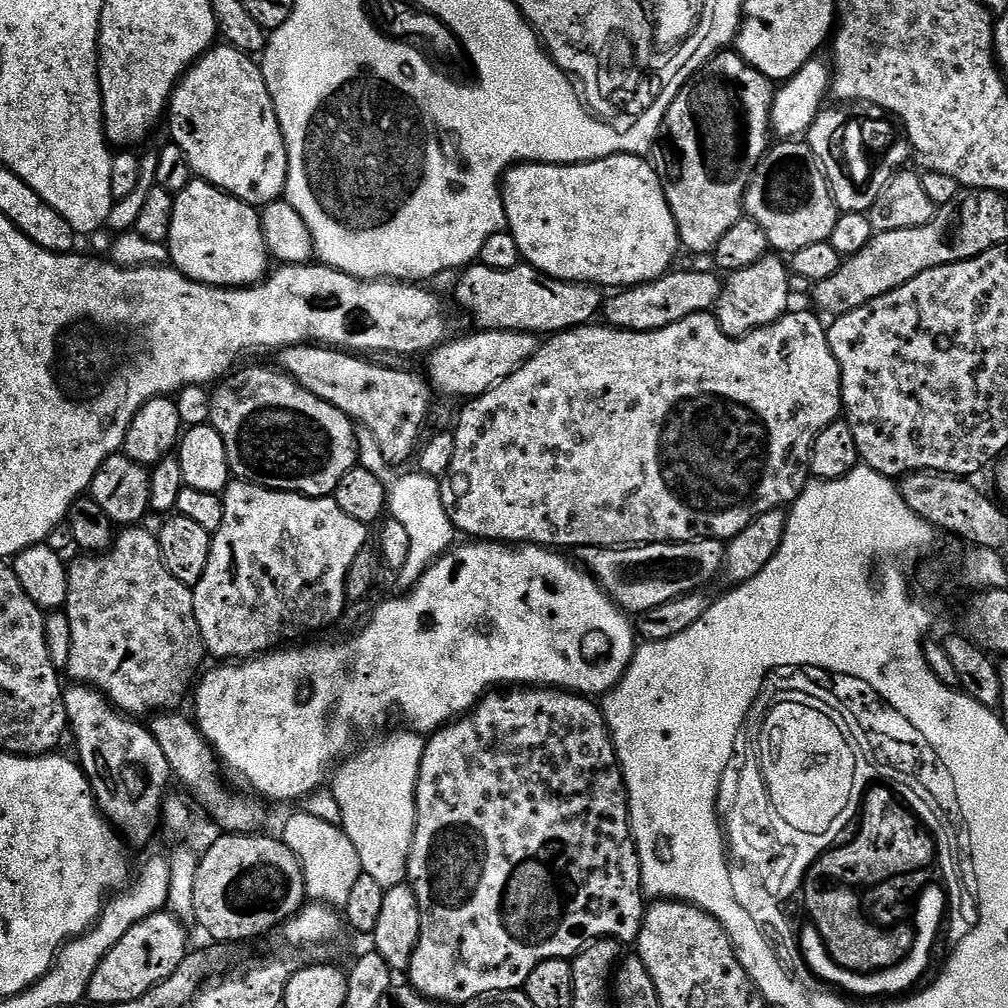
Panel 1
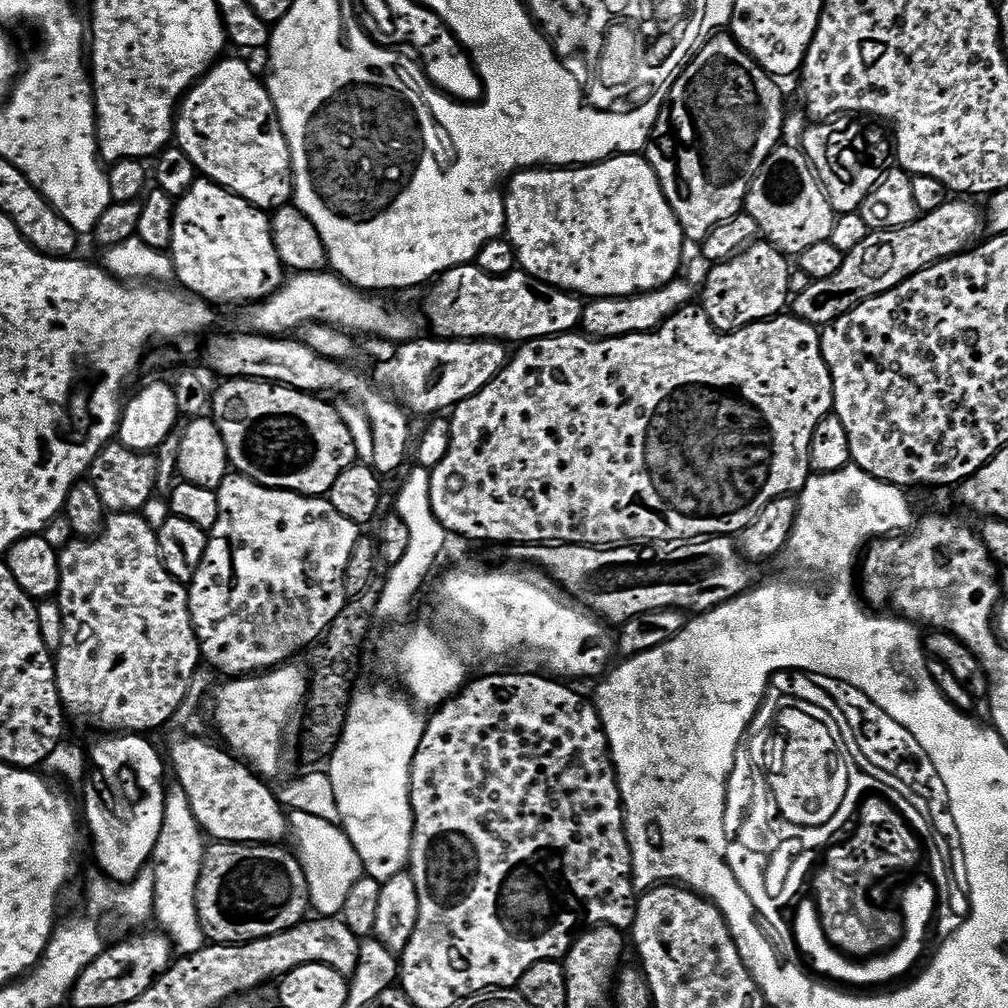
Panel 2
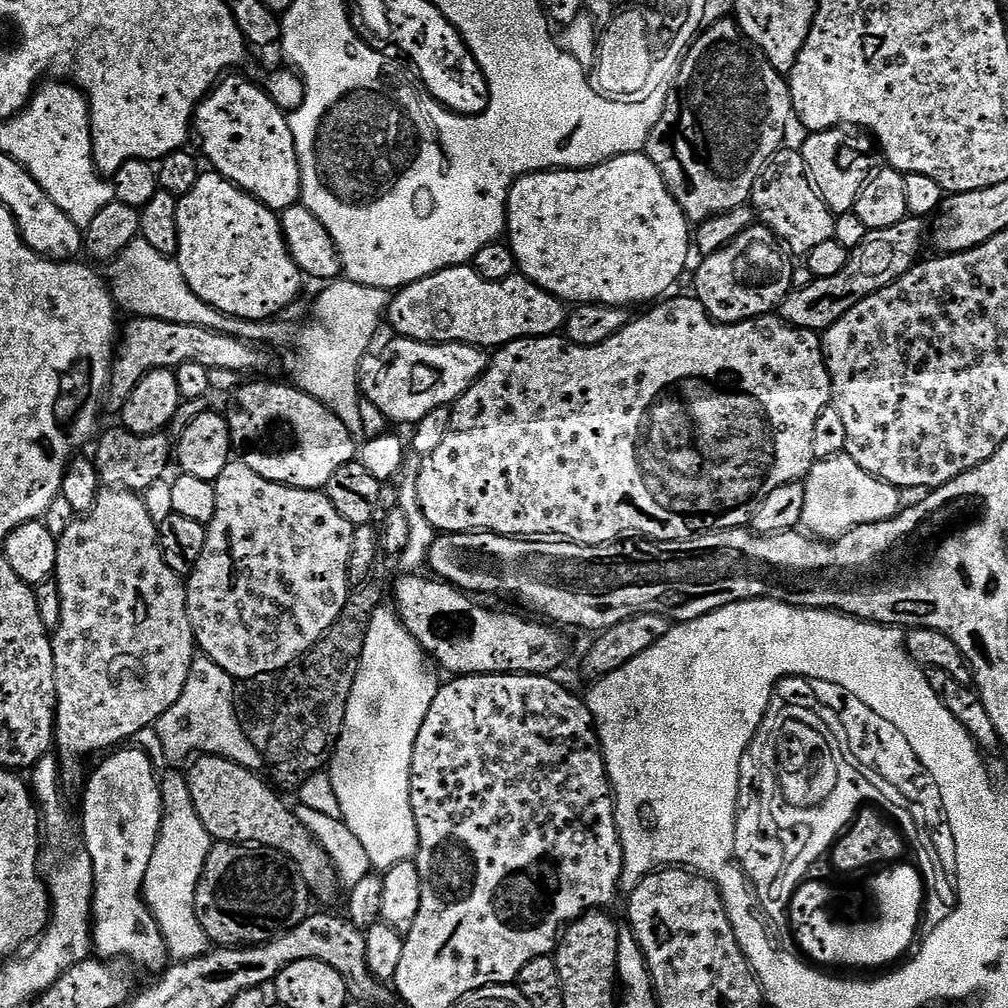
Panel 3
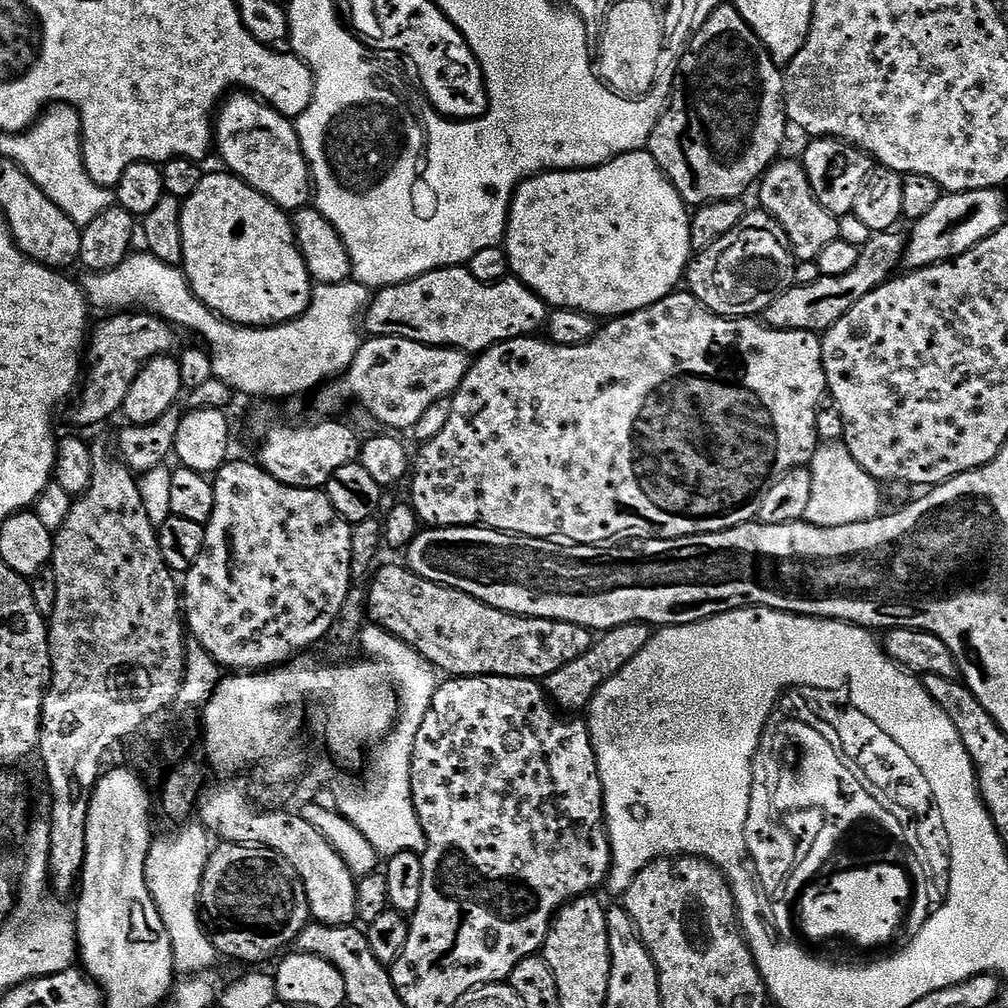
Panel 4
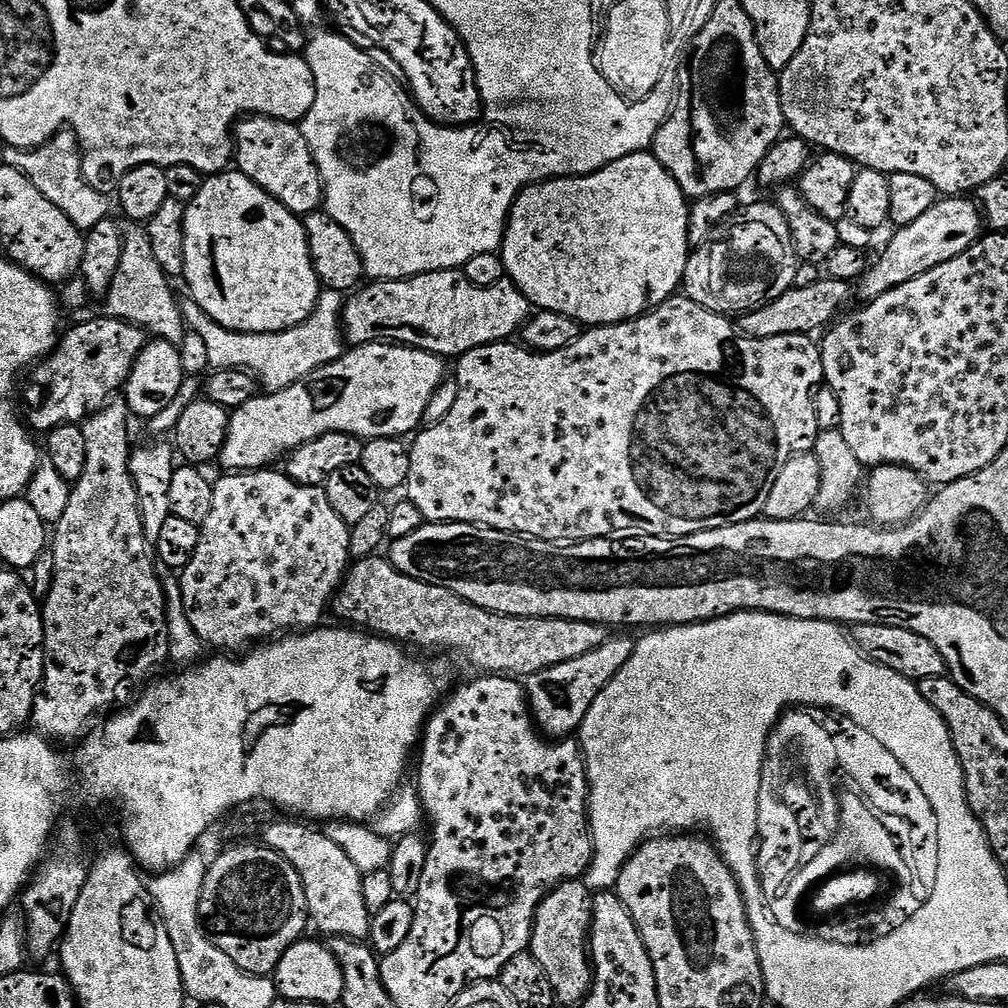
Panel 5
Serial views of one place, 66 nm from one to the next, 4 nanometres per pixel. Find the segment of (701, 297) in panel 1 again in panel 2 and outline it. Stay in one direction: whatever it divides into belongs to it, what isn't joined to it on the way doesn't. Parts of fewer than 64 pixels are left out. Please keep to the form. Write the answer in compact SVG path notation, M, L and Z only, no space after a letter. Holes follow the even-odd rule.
M684 278L671 280L666 286L655 288L652 292L639 292L633 296L618 298L592 298L584 305L584 313L580 319L583 335L593 340L609 340L622 338L630 334L646 334L655 328L662 327L678 310L689 307L693 303L692 288Z

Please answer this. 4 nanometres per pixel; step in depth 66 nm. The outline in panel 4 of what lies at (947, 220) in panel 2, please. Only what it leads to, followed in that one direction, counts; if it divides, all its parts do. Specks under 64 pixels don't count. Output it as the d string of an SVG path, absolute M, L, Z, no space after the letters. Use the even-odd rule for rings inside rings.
M899 231L877 232L866 242L860 250L860 257L854 270L841 276L822 276L810 282L810 286L802 286L793 283L787 288L762 314L763 323L769 328L778 330L802 330L803 332L815 332L823 334L832 328L838 318L842 318L866 294L870 294L878 286L893 279L896 267L901 267L904 259L904 245L906 243L903 235L899 236Z

